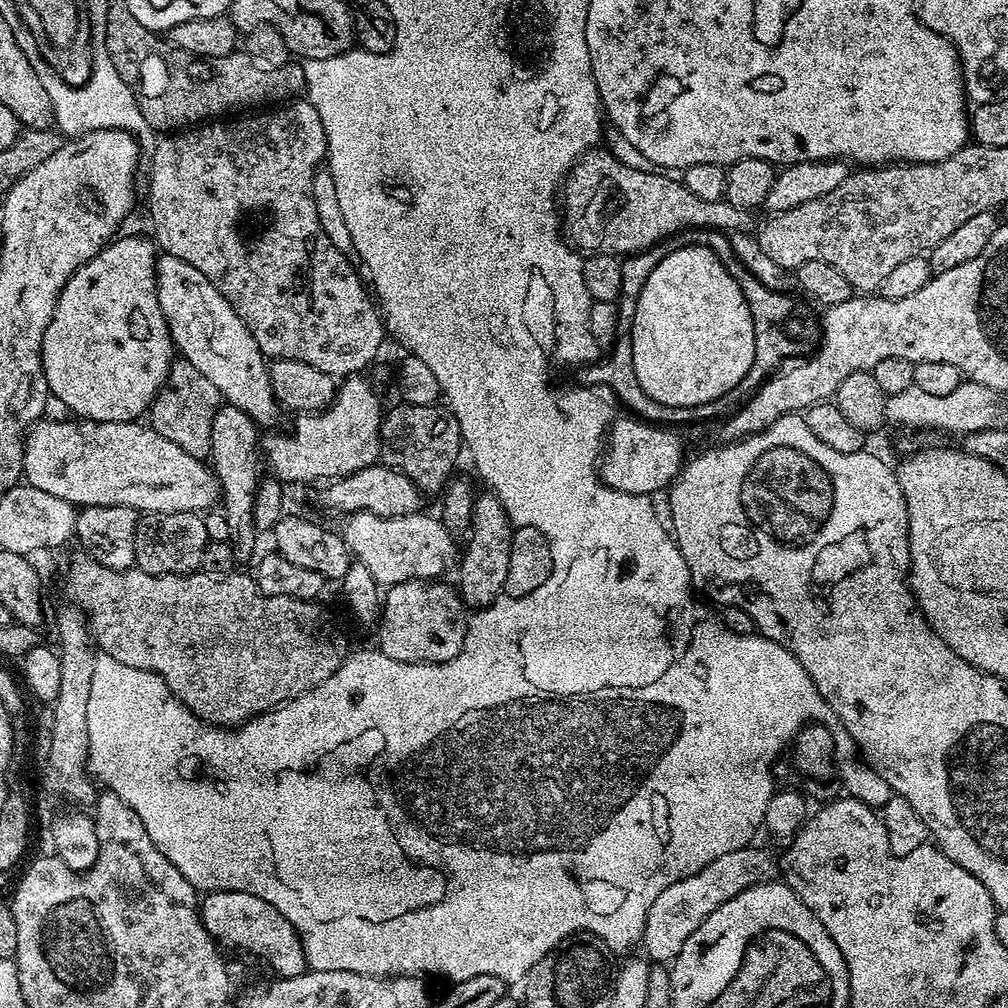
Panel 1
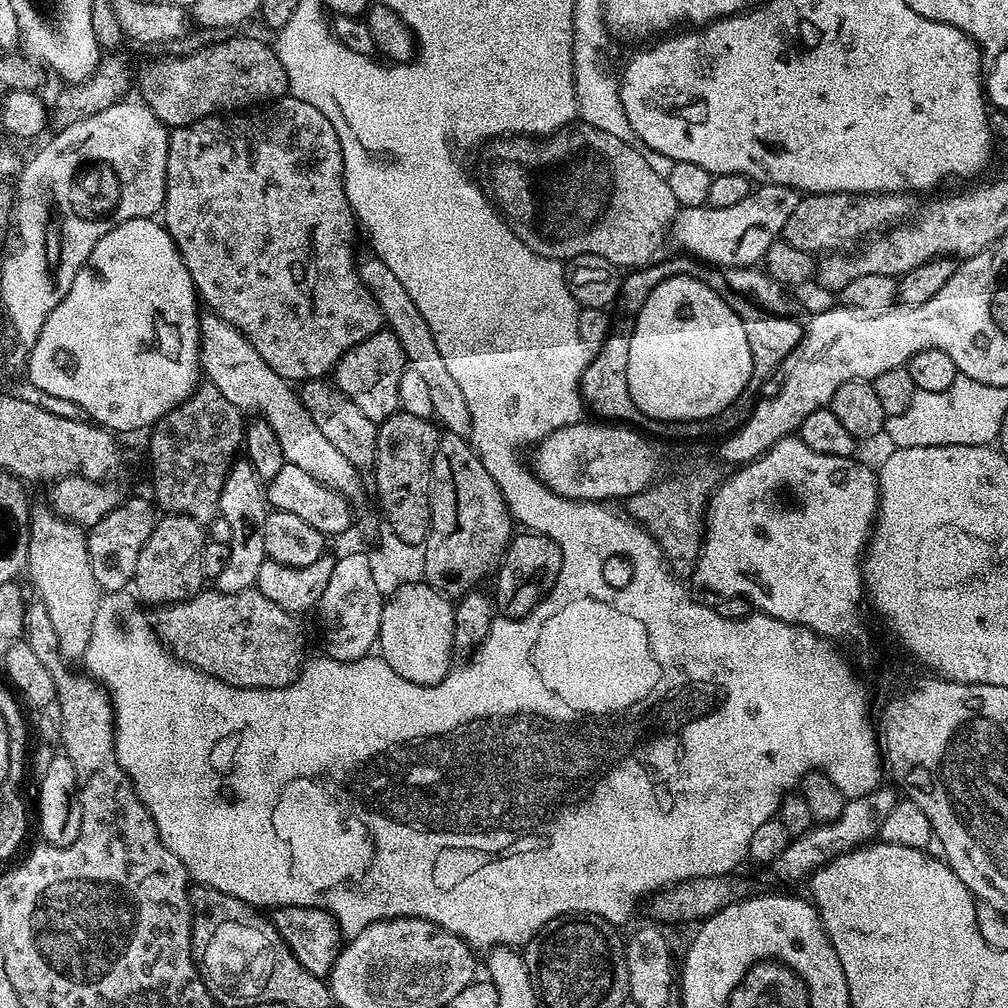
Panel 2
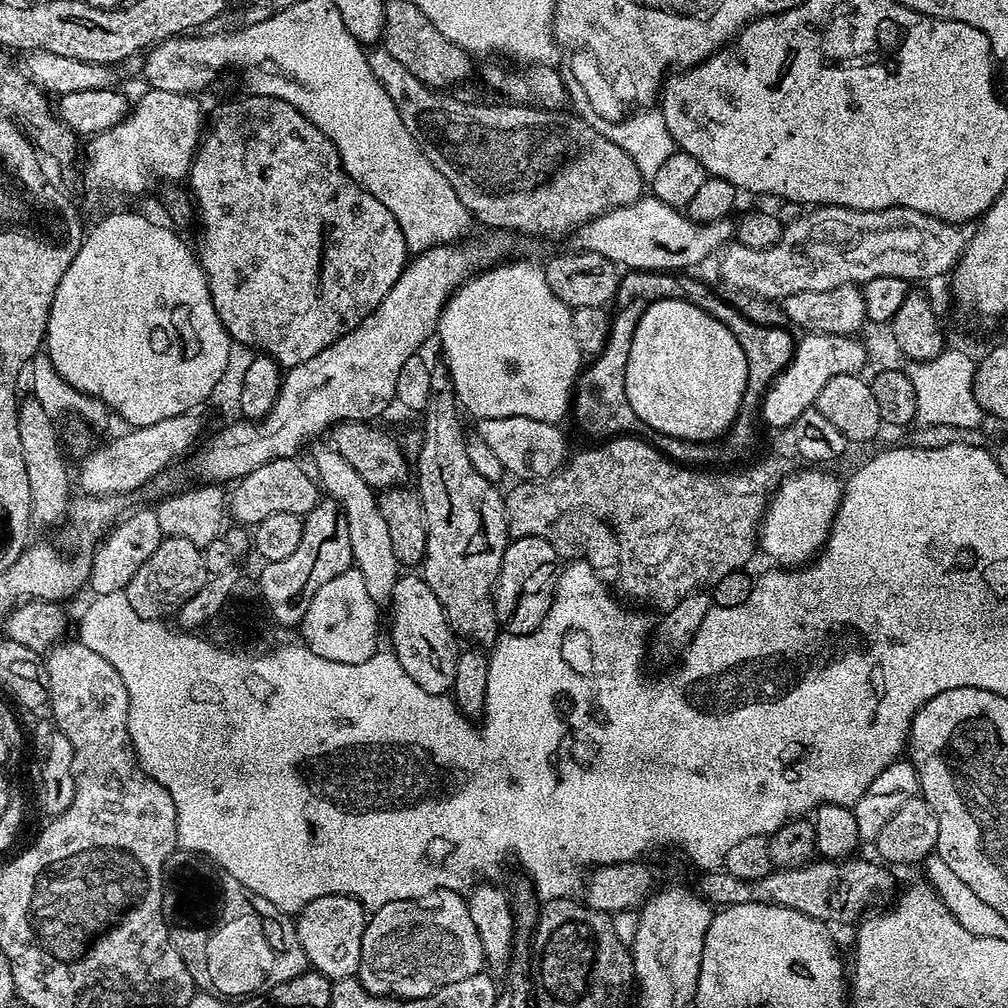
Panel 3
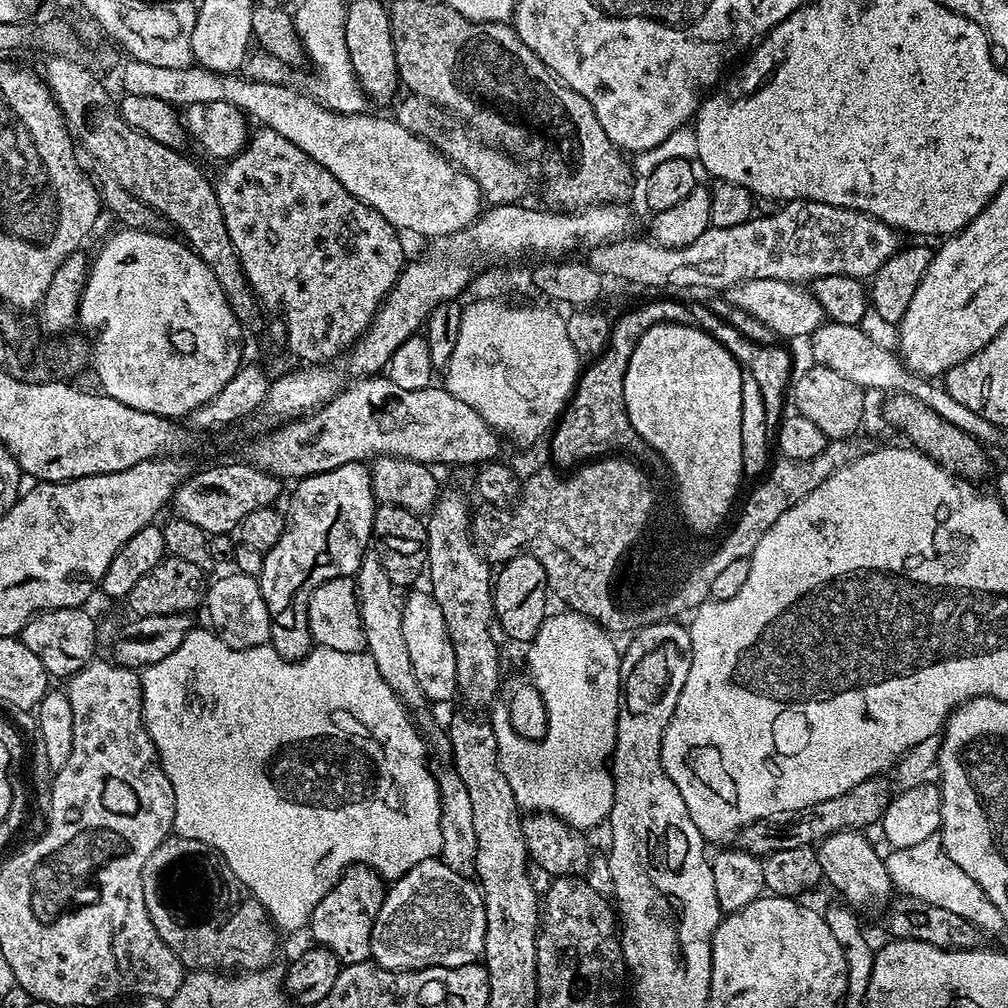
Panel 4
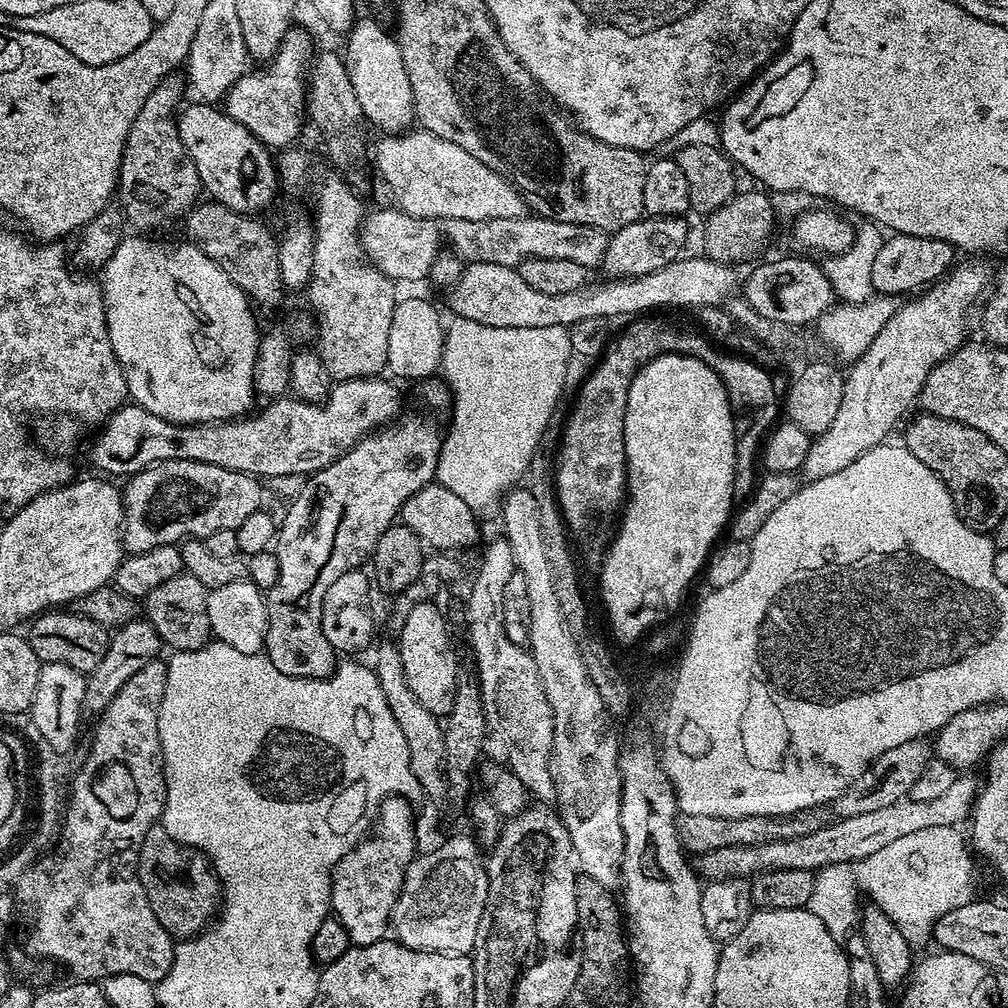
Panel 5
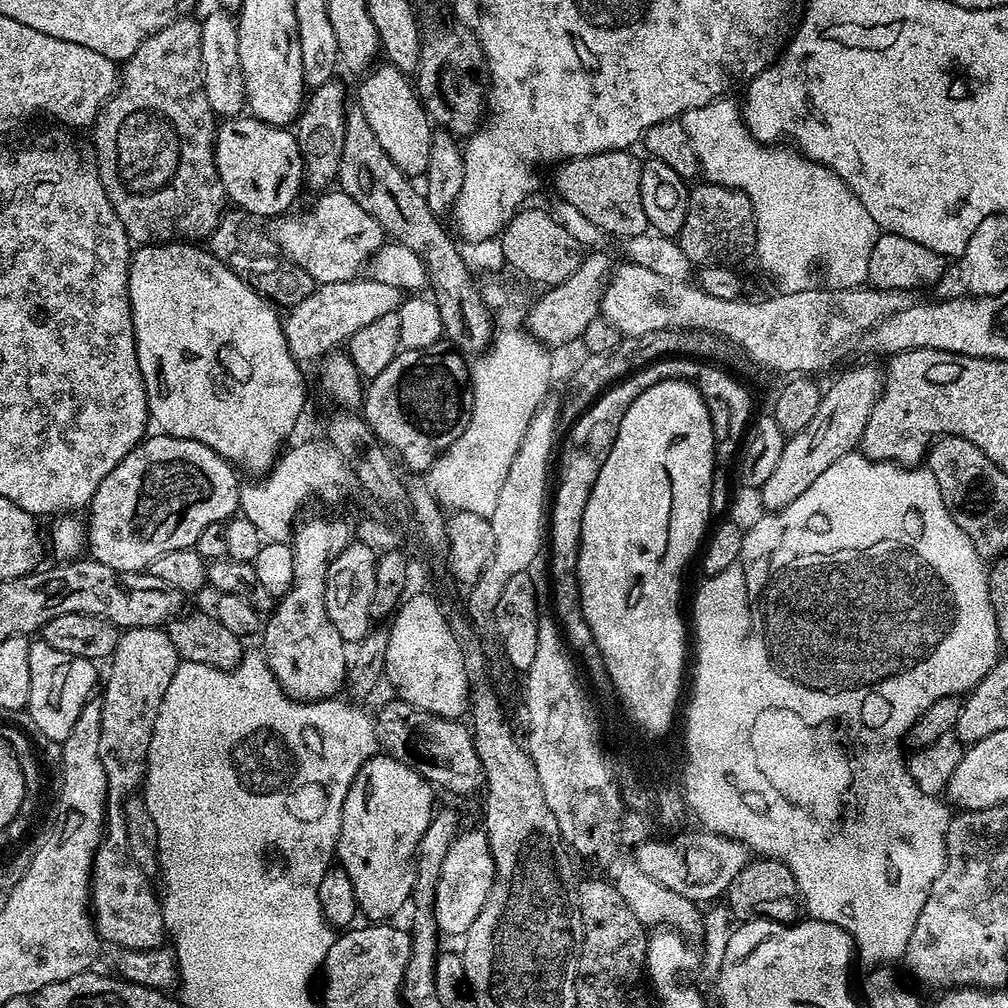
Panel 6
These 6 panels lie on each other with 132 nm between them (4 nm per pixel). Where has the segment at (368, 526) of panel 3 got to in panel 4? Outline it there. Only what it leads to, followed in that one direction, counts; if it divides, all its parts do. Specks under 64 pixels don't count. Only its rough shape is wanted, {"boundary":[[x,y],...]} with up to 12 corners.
{"boundary":[[375,555],[355,574],[364,646],[404,707],[426,707],[401,601]]}

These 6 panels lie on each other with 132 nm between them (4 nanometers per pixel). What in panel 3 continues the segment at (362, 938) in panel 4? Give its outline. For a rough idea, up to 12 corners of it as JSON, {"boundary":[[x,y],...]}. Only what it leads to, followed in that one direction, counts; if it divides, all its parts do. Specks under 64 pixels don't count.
{"boundary":[[342,894],[294,923],[309,965],[333,982],[360,970],[369,913]]}

